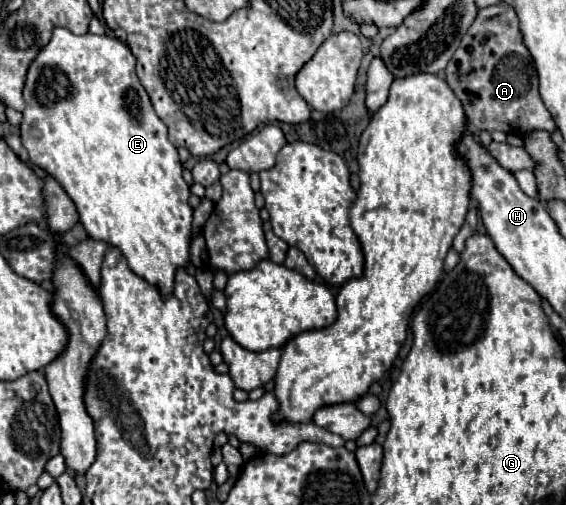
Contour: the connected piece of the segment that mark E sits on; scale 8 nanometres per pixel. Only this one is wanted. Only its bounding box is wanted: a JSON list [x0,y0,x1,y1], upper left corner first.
[21,28,193,296]

